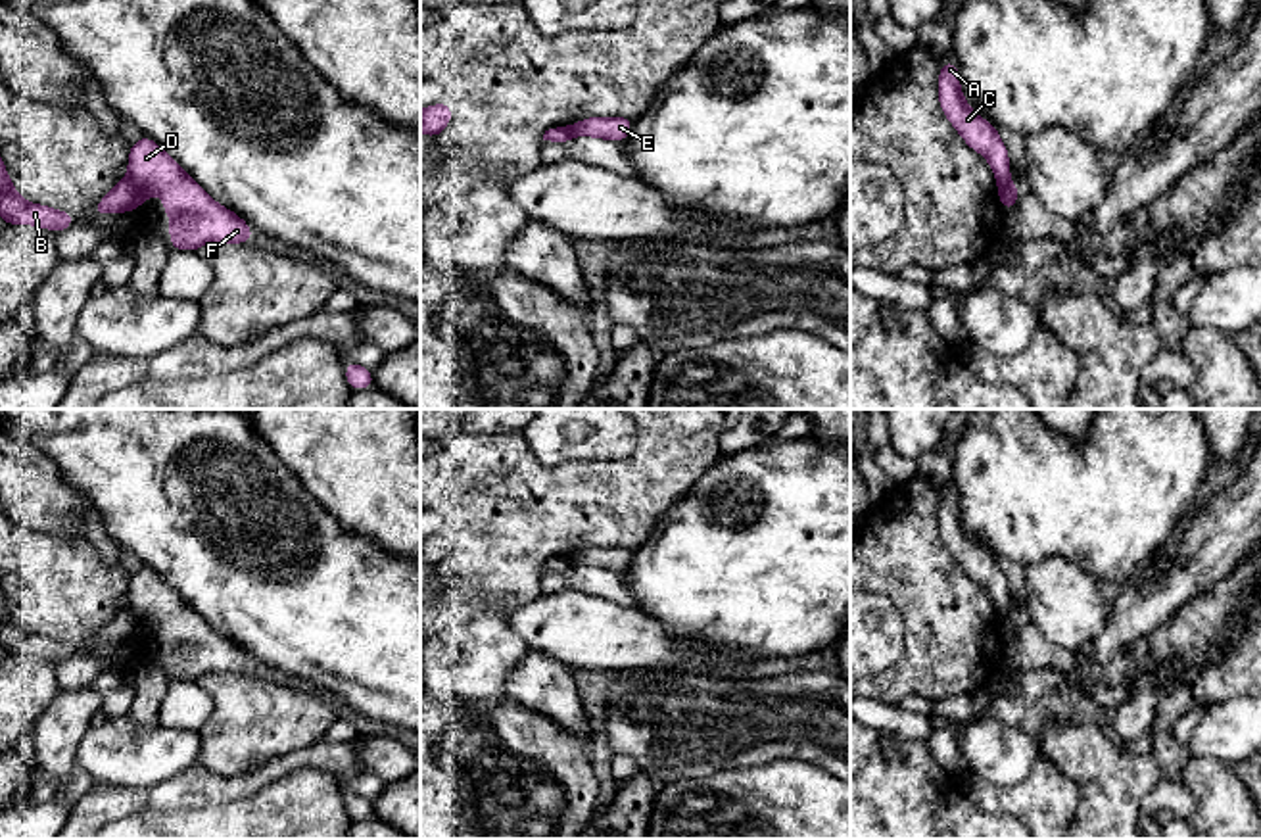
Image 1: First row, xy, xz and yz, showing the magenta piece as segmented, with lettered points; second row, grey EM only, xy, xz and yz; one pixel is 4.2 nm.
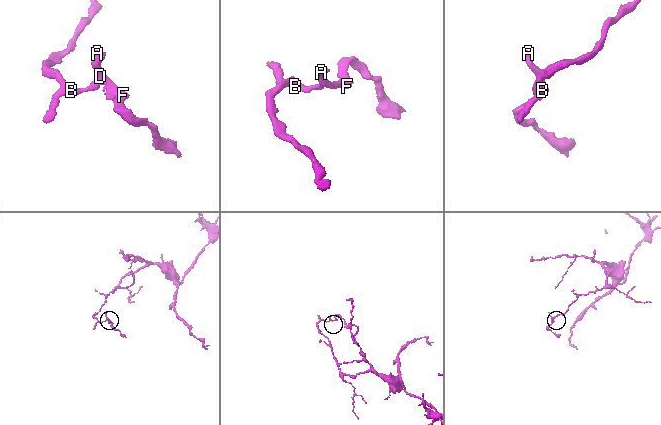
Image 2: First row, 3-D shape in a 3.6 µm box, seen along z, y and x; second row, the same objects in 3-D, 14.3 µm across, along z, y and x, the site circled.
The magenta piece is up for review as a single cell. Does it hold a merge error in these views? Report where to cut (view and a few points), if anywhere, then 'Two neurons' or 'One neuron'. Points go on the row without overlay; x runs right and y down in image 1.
Split along xy (131, 607), (144, 628). Two neurons

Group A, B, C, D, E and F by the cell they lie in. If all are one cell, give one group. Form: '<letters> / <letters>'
A C D E F / B

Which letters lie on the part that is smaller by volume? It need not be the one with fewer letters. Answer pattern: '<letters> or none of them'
A, C, D, E, F

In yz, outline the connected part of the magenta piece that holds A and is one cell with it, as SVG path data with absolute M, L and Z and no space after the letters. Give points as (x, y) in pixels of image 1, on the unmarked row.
M939 491L939 497L939 534L944 545L964 566L965 574L988 589L998 616L1010 612L1010 586L1006 576L998 561L988 551L979 547L964 530L960 520L958 493Z

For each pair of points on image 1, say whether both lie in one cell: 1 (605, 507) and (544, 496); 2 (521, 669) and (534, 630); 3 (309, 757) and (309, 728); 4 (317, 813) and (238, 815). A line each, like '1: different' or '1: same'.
1: same
2: different
3: different
4: same

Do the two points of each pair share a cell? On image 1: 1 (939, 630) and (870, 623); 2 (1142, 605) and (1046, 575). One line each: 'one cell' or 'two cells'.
1: two cells
2: two cells

